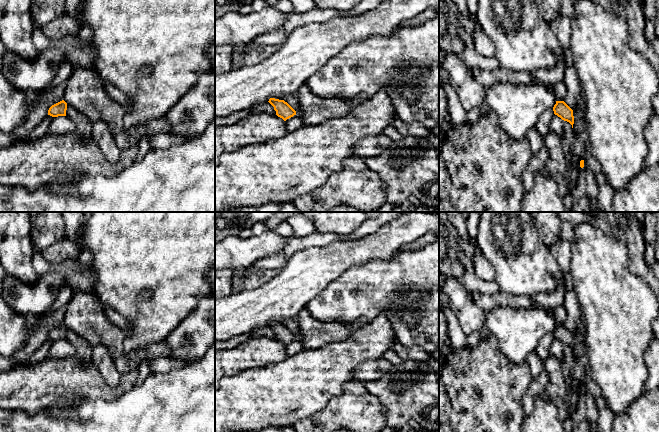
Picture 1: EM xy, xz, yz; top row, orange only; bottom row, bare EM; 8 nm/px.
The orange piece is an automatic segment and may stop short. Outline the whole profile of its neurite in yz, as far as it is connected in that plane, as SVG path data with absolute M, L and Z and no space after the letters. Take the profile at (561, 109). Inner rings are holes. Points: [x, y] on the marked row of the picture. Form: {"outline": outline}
{"outline": "M556 101L556 104L553 107L553 111L554 114L560 117L562 120L569 122L573 128L573 110L564 101Z"}

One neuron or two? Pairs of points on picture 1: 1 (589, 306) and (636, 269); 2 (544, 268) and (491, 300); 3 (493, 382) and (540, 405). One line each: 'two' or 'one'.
1: two
2: two
3: two

